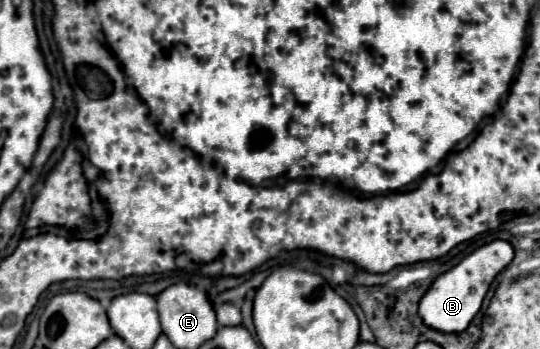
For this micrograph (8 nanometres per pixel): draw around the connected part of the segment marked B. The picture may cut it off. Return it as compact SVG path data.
M493 240L469 256L465 256L457 266L437 276L425 296L419 302L419 318L425 326L439 332L463 332L481 308L481 302L489 290L493 278L513 260L513 246L507 240Z

